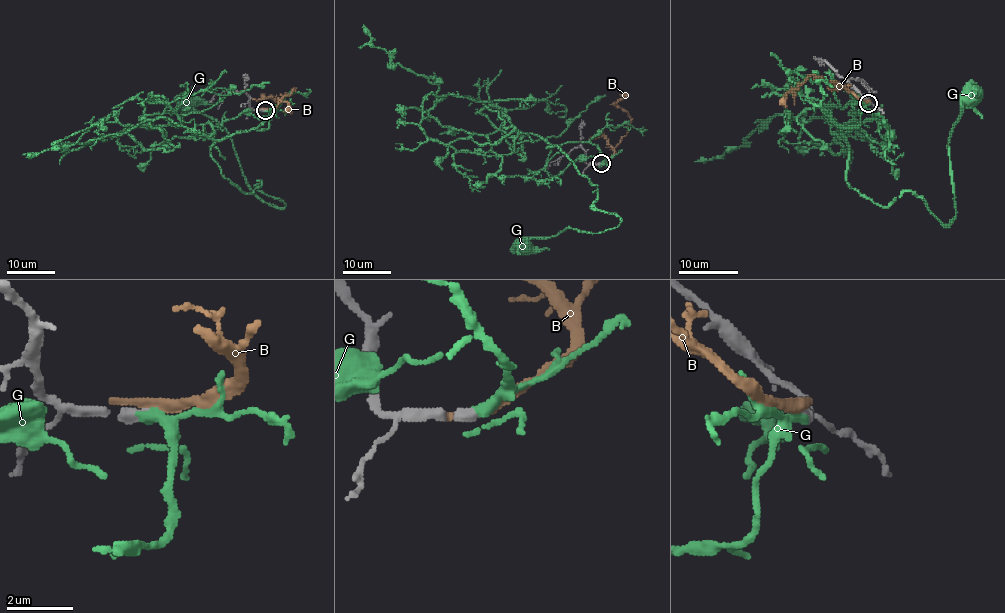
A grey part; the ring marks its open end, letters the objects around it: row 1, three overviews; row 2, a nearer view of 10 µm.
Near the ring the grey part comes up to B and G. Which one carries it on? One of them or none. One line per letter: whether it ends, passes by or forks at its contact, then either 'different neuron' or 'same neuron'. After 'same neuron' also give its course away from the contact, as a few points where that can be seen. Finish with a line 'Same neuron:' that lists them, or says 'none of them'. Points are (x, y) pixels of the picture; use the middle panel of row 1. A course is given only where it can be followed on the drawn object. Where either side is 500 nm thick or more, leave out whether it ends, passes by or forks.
B: it ends | different neuron
G: it ends | same neuron | via (600, 164), (596, 145), (545, 147), (597, 185), (594, 209), (619, 217), (616, 227), (520, 242)
Same neuron: G

